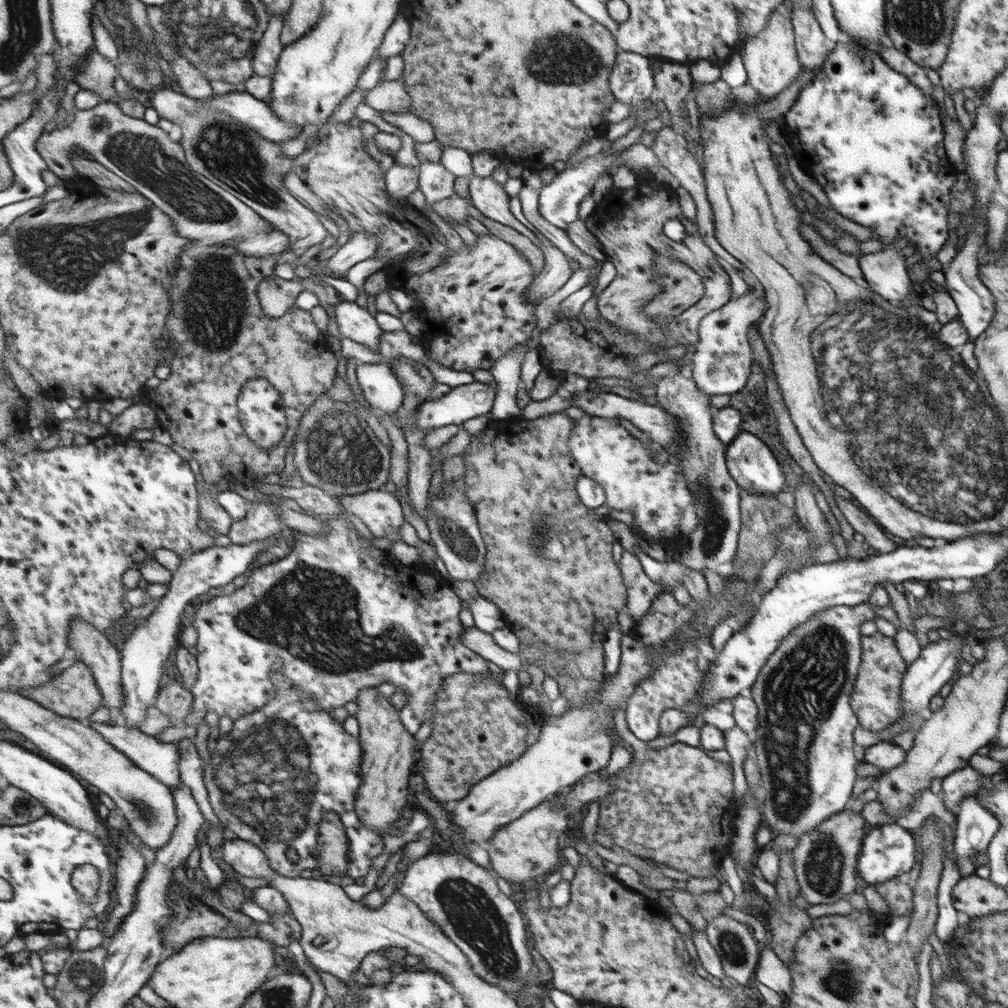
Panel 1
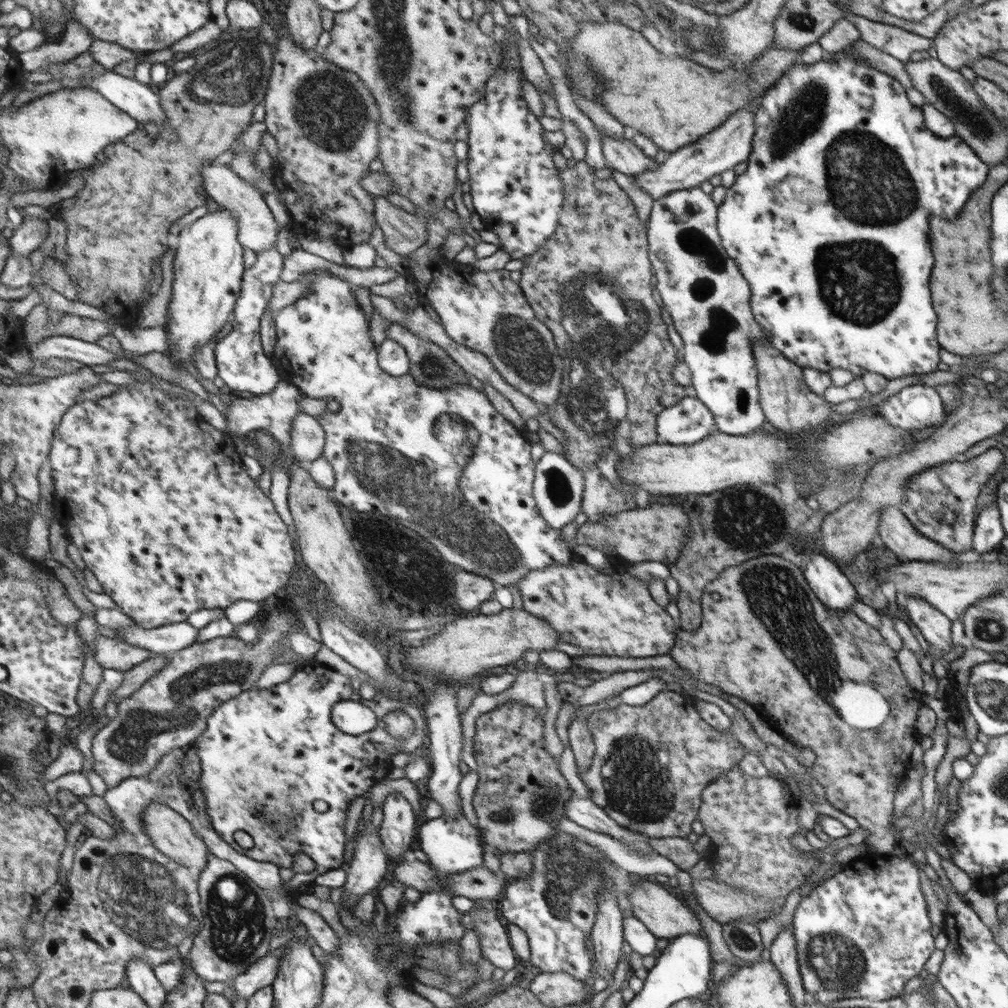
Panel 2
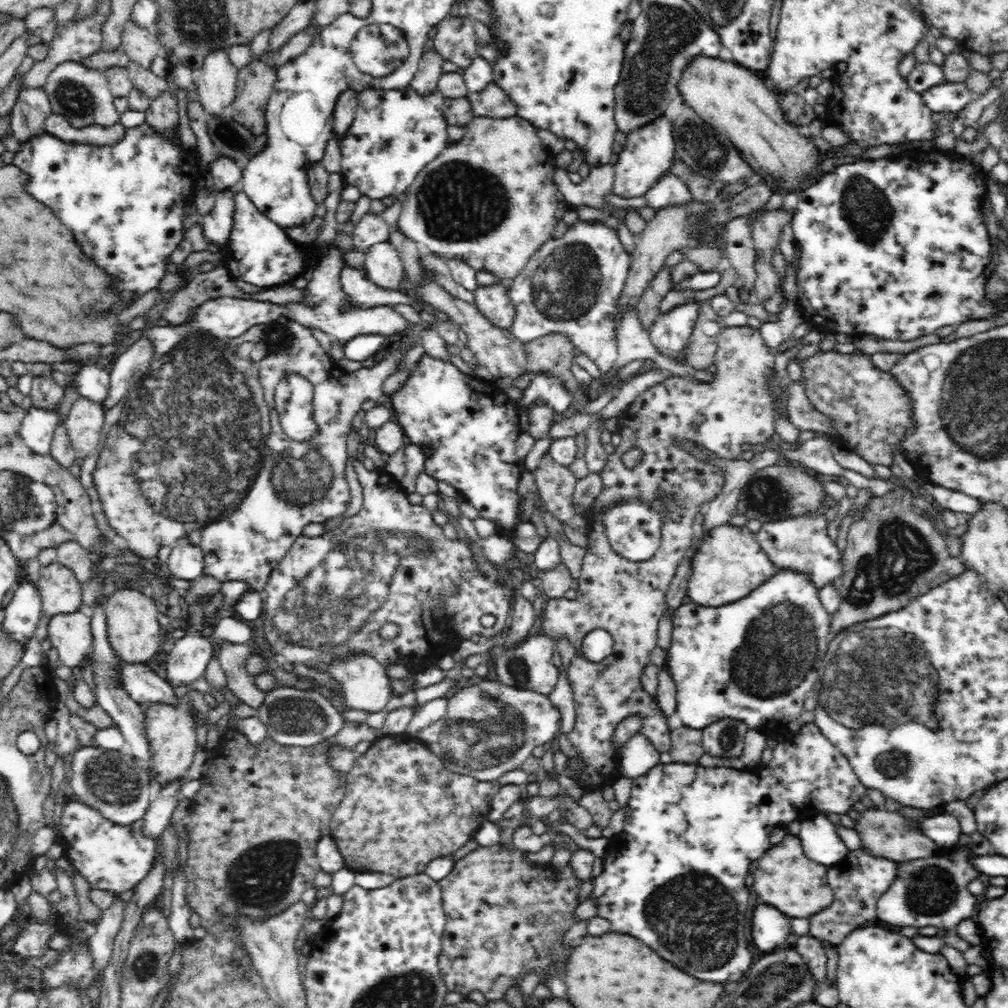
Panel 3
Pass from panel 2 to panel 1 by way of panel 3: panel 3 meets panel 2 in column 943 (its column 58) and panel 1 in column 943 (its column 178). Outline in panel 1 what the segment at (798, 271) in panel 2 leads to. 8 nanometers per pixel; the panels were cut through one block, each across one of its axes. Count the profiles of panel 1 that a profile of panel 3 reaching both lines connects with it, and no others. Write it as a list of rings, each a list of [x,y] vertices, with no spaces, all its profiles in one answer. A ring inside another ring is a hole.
[[[854,42],[836,43],[836,47],[829,51],[825,63],[820,70],[814,74],[812,80],[806,83],[799,92],[798,98],[793,102],[791,109],[785,113],[781,120],[784,125],[794,132],[794,136],[798,138],[798,147],[792,147],[796,151],[802,151],[811,156],[818,172],[818,181],[823,184],[823,190],[828,197],[830,206],[844,218],[854,221],[857,224],[867,227],[873,231],[872,240],[878,240],[883,246],[895,244],[894,239],[897,238],[896,244],[908,245],[920,252],[920,260],[916,264],[926,266],[926,260],[932,260],[936,257],[936,252],[942,248],[942,244],[948,240],[948,206],[950,206],[950,188],[956,182],[956,170],[952,168],[952,164],[948,162],[946,154],[944,154],[944,146],[942,140],[945,140],[945,134],[942,134],[942,124],[940,124],[940,116],[938,116],[938,108],[935,102],[924,94],[924,90],[920,89],[907,77],[895,68],[888,66],[884,59],[878,56],[878,53],[863,50],[861,46]]]

